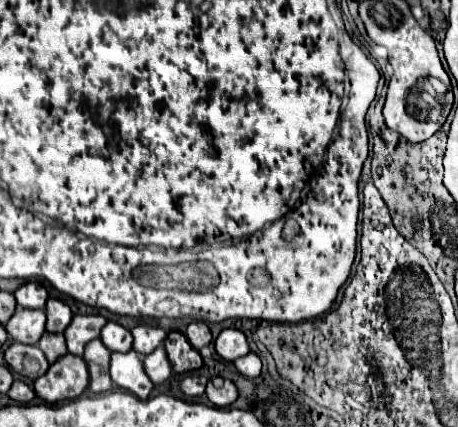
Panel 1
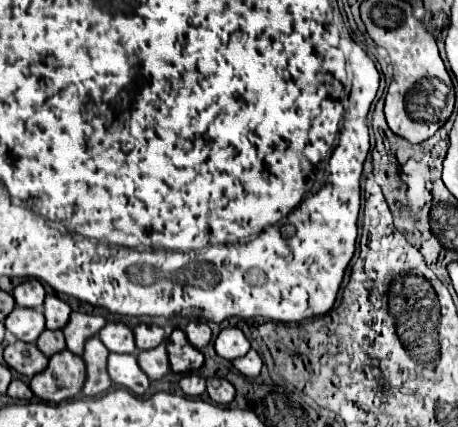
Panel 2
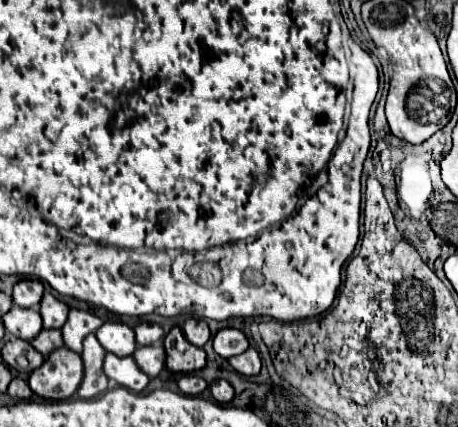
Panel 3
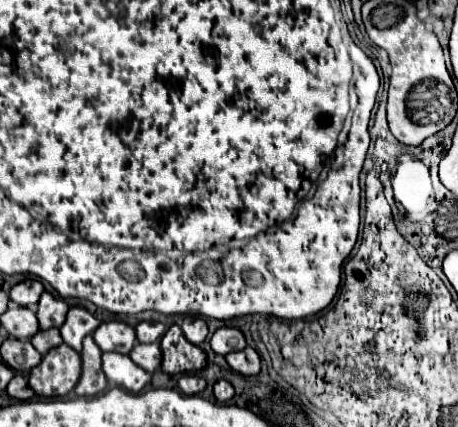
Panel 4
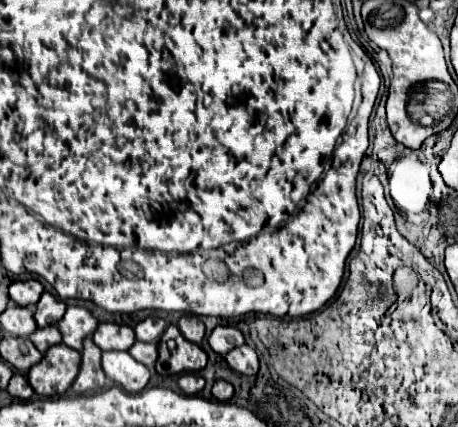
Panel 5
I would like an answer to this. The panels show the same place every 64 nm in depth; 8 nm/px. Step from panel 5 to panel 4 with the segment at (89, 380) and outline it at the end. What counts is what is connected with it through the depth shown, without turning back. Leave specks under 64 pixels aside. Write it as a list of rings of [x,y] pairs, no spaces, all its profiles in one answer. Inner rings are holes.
[[[92,336],[84,338],[84,350],[82,350],[82,374],[74,388],[78,396],[94,396],[106,388],[106,376],[100,366],[102,350],[94,344]]]

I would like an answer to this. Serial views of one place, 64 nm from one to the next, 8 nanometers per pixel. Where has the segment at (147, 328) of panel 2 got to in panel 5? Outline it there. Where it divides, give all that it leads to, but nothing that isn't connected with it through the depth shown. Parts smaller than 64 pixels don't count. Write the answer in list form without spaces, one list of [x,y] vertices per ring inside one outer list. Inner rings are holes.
[[[148,316],[146,320],[136,324],[136,328],[134,328],[136,330],[136,340],[140,340],[140,342],[156,342],[162,336],[164,328],[166,328],[166,322],[162,318]]]

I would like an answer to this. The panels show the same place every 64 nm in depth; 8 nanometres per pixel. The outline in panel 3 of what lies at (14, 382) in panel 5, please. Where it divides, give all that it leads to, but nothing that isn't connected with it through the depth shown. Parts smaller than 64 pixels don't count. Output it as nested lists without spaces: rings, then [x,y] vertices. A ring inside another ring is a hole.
[[[14,378],[10,382],[10,386],[8,386],[8,396],[18,398],[18,400],[30,400],[32,398],[32,390],[22,378]]]

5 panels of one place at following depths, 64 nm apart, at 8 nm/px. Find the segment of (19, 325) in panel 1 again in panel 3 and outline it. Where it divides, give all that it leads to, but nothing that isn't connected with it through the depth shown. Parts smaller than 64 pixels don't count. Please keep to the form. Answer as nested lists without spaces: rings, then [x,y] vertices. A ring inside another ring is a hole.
[[[14,304],[10,312],[2,316],[2,322],[10,334],[22,340],[32,340],[42,330],[42,318],[36,308],[20,308]]]

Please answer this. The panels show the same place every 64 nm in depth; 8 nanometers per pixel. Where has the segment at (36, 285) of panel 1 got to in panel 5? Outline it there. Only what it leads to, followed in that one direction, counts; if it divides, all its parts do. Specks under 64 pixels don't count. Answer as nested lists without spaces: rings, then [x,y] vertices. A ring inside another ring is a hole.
[[[16,280],[10,284],[10,300],[18,306],[34,306],[44,292],[38,280]]]

